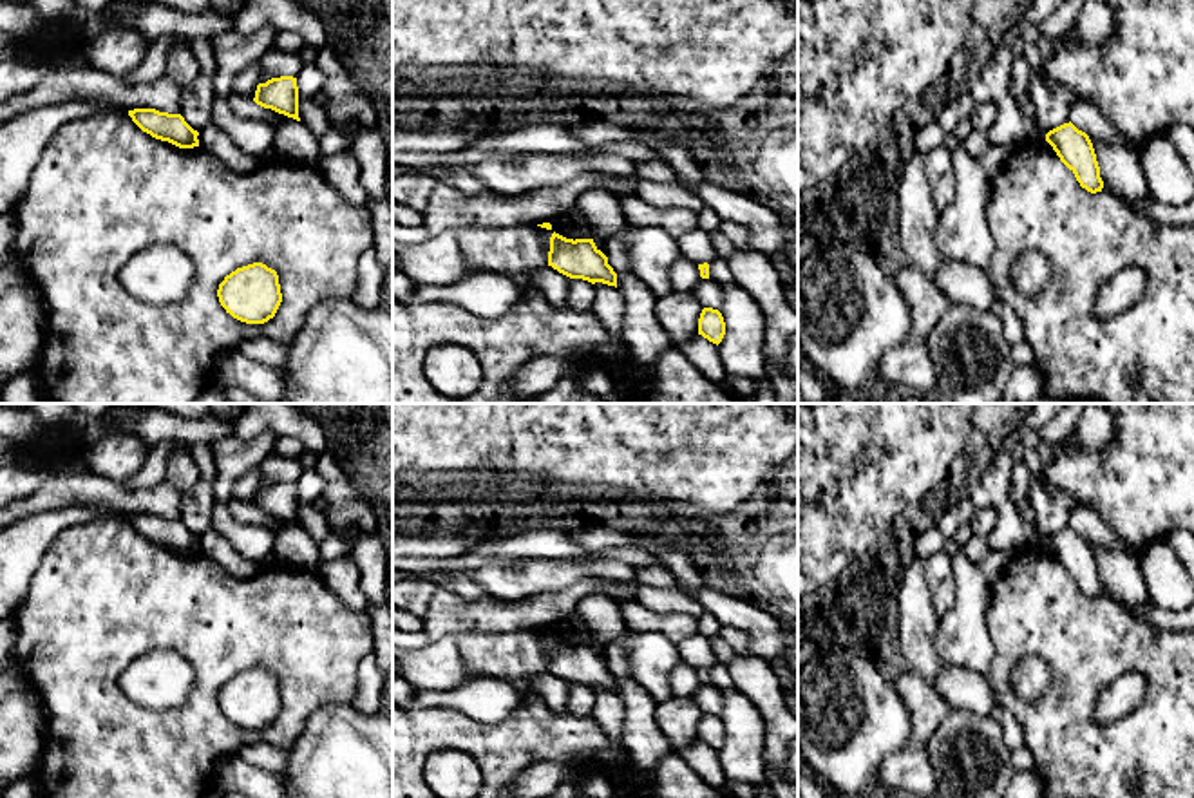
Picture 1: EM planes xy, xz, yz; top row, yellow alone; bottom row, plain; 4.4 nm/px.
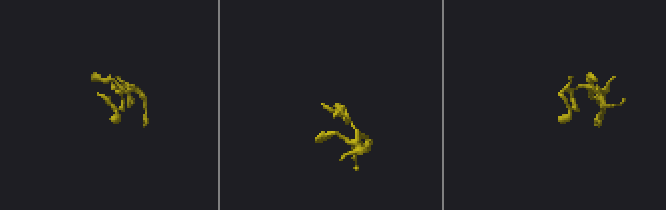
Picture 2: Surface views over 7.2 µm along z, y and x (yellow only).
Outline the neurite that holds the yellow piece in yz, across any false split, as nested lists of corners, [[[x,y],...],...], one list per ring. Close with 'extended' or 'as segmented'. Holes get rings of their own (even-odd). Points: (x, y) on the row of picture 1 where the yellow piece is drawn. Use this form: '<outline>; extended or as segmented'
[[[1071,121],[1046,134],[1060,161],[1075,174],[1082,188],[1091,194],[1102,192],[1104,181],[1089,136]]]; as segmented

